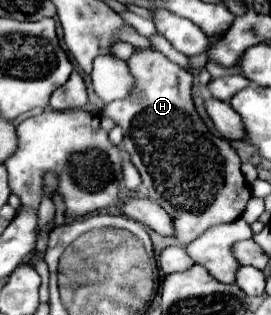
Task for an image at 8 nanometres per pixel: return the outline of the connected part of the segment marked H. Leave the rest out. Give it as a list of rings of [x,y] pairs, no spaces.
[[[134,48],[134,54],[126,60],[134,84],[132,92],[124,100],[114,100],[102,110],[102,118],[114,120],[116,126],[124,130],[124,146],[130,154],[132,164],[142,176],[142,184],[148,190],[148,198],[158,202],[170,216],[176,228],[176,240],[184,248],[194,238],[198,238],[206,228],[214,224],[226,224],[240,218],[248,200],[250,186],[240,172],[240,158],[228,140],[208,132],[202,118],[194,110],[192,102],[192,74],[178,64],[170,62],[164,54],[156,50]]]

